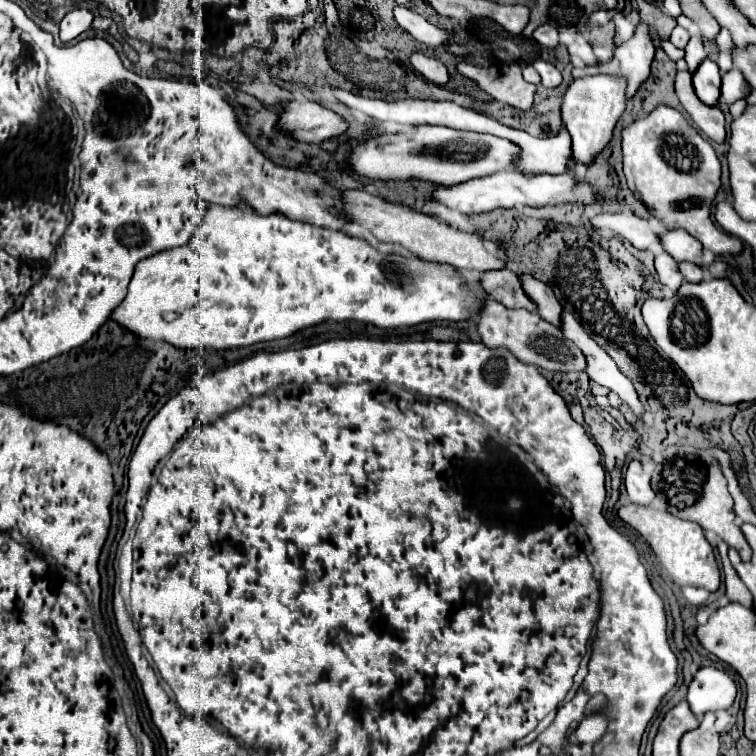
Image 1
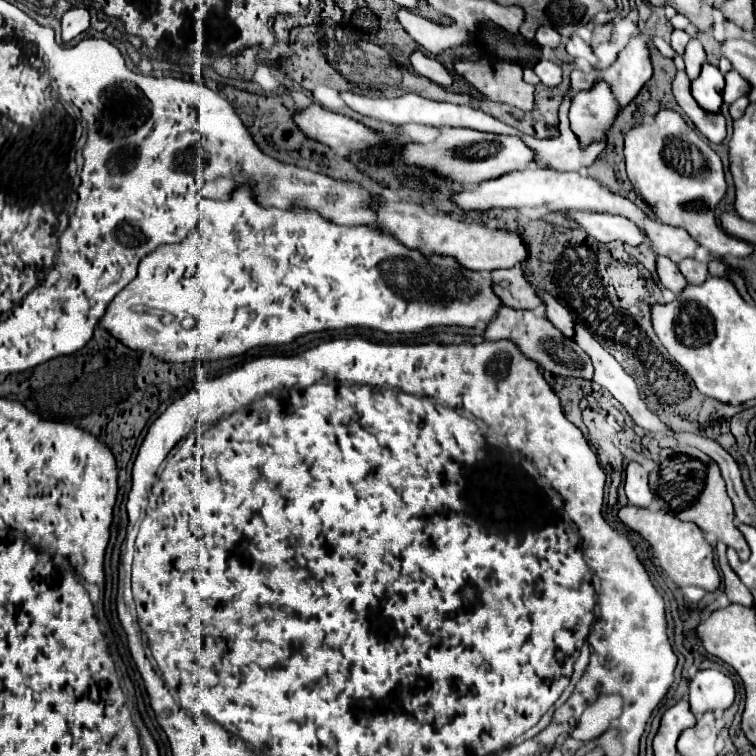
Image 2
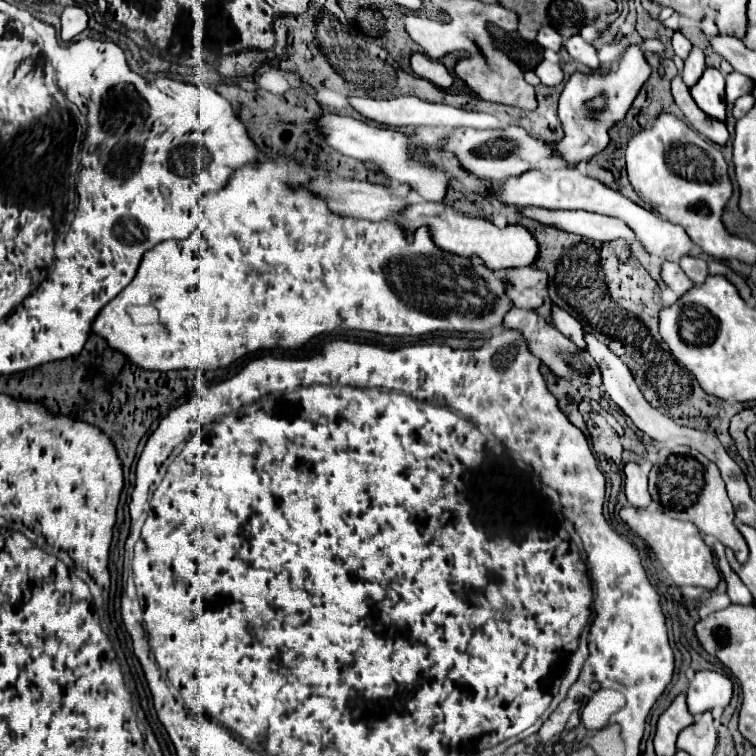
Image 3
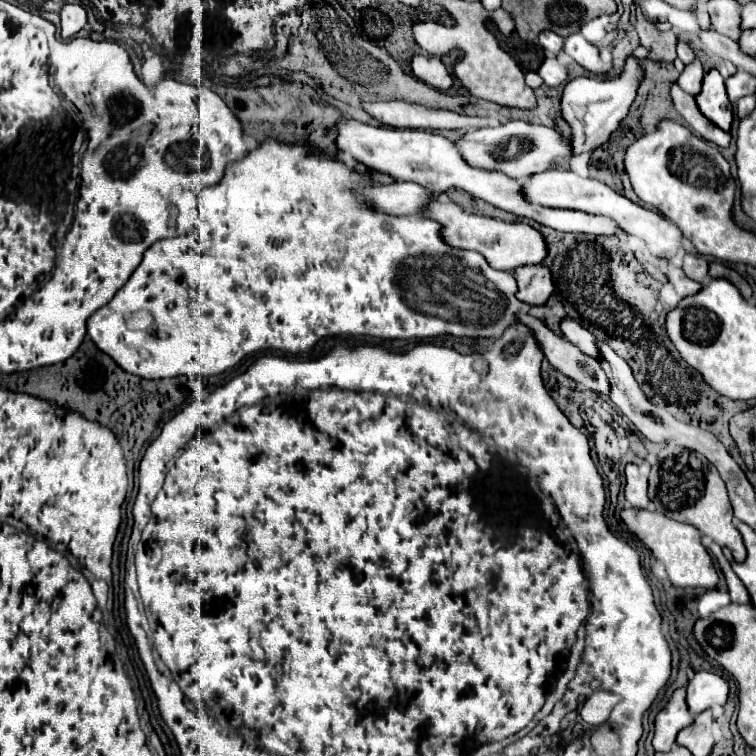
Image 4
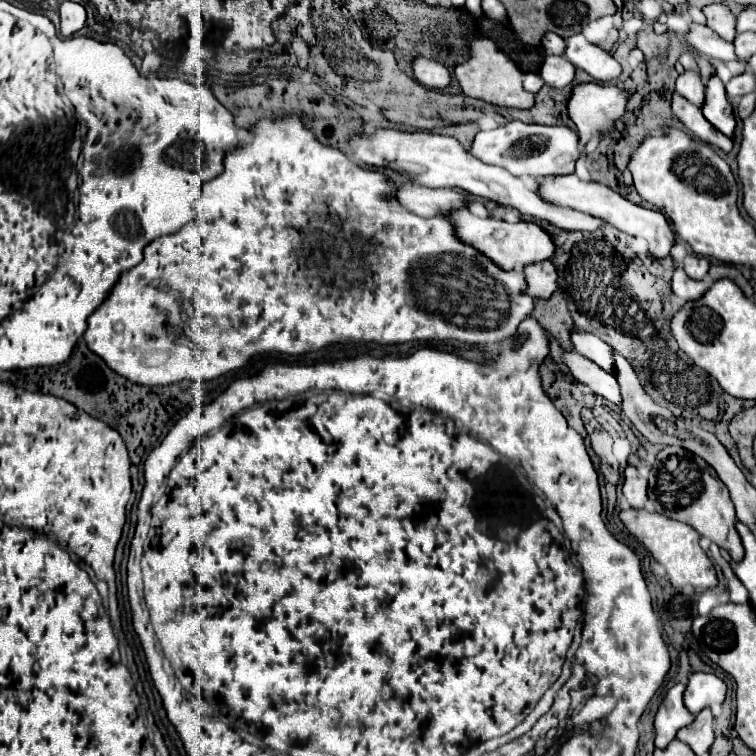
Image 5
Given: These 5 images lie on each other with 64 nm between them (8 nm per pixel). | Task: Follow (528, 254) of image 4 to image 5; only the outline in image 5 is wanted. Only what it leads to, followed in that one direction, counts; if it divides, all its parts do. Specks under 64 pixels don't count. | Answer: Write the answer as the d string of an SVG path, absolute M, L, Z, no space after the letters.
M456 208L448 214L448 220L456 228L456 238L474 246L478 252L488 256L498 268L504 270L520 270L528 264L548 260L554 254L554 242L552 238L534 222L516 222L508 224L504 220L496 218L478 218L470 214L466 208Z

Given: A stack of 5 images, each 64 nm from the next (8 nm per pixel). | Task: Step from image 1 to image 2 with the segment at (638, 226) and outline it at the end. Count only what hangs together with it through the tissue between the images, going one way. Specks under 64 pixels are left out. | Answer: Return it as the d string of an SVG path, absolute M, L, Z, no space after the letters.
M568 212L568 218L574 220L580 230L596 238L598 242L622 240L632 246L648 242L644 232L640 232L640 228L632 224L632 220L624 220L624 216L608 216L598 212Z

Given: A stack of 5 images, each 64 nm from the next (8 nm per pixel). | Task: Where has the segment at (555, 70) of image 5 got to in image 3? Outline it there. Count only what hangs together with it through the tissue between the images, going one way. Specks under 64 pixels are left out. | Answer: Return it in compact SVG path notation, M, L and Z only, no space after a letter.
M542 60L534 68L534 72L540 78L540 82L546 84L546 86L558 86L564 80L564 72L562 72L560 64L558 62L552 62L552 60Z

